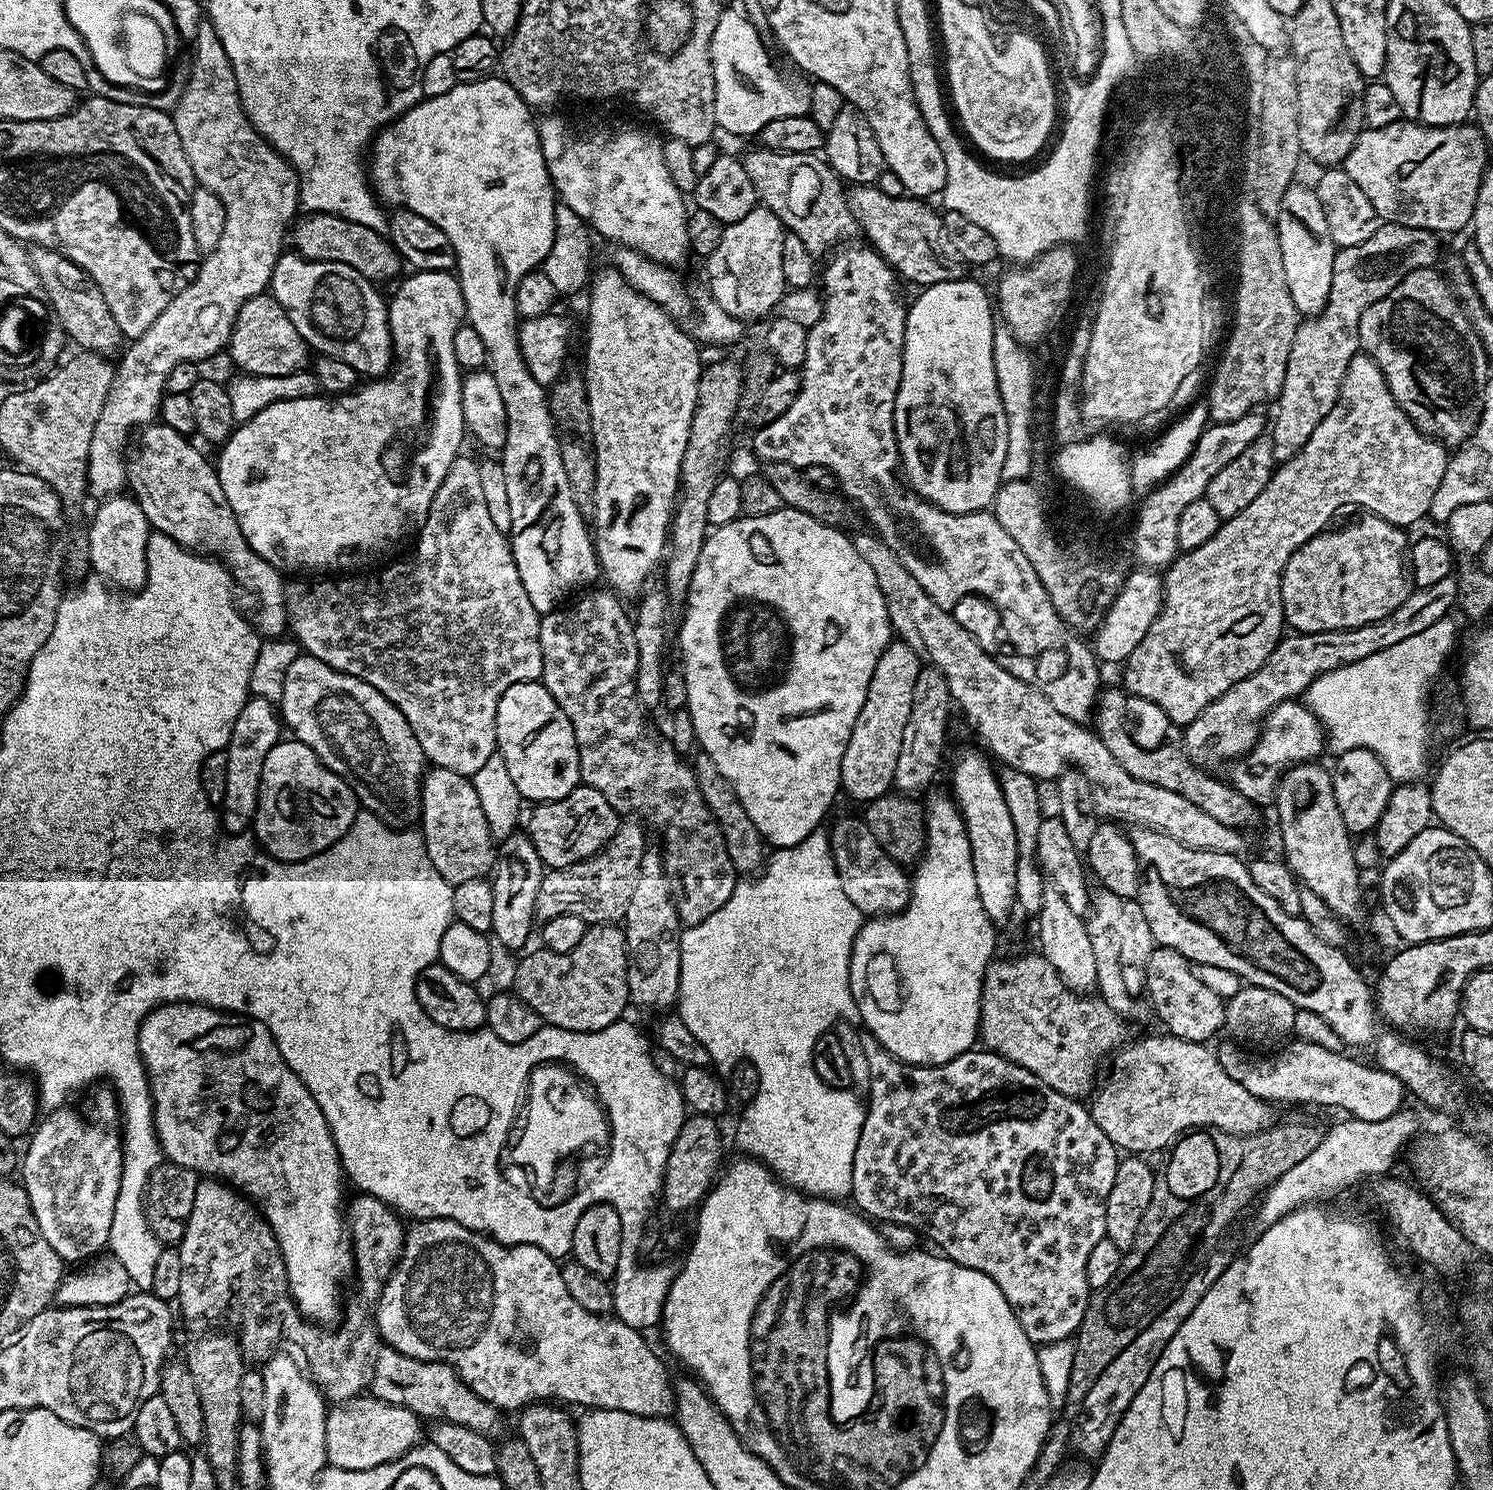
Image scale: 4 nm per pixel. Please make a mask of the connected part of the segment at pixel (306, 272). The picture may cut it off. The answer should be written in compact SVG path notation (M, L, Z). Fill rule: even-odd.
M282 254L274 266L270 293L281 304L309 349L333 356L364 378L379 378L393 363L388 305L373 281L342 262L306 260Z

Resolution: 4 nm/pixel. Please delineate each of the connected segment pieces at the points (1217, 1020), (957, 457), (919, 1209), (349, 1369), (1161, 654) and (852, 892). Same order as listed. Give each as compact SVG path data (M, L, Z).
M1156 946L1142 968L1144 984L1148 987L1148 1000L1156 1016L1165 1024L1167 1035L1197 1042L1211 1041L1216 1031L1224 1028L1225 1001L1214 990L1202 986L1196 968L1178 950Z
M967 278L944 280L941 284L929 284L921 292L924 293L913 304L909 303L906 308L908 317L906 318L906 330L904 331L902 378L894 402L894 426L896 427L896 441L900 451L902 476L908 487L918 493L923 500L929 500L931 504L946 510L950 514L982 512L993 507L996 492L1004 480L1002 466L1006 462L1006 442L1008 441L1006 410L1002 406L1002 398L998 394L998 378L994 370L994 342L992 341L994 304L990 299L989 289L987 292L978 281L967 280Z
M871 1034L862 1035L862 1050L866 1050L870 1078L866 1089L864 1125L854 1150L851 1203L873 1221L905 1224L921 1237L929 1236L949 1260L986 1274L986 1278L990 1278L998 1290L1002 1290L1006 1302L1010 1302L1016 1311L1018 1322L1032 1344L1043 1346L1059 1340L1072 1340L1080 1331L1080 1323L1088 1309L1090 1289L1086 1282L1086 1262L1095 1244L1106 1238L1106 1198L1110 1198L1110 1186L1114 1186L1118 1163L1118 1149L1110 1142L1110 1138L1106 1138L1106 1134L1102 1134L1102 1130L1098 1130L1091 1111L1085 1105L1083 1108L1079 1099L1055 1092L1033 1072L1002 1058L997 1052L969 1050L944 1064L907 1064L905 1060L890 1054L890 1050L882 1047Z
M201 1179L194 1190L194 1206L186 1222L184 1237L178 1245L182 1258L182 1290L178 1297L180 1312L188 1320L229 1320L230 1323L236 1324L235 1331L238 1333L240 1348L249 1361L267 1360L282 1338L292 1342L312 1360L310 1375L331 1403L352 1400L371 1385L376 1370L377 1352L382 1341L376 1329L374 1313L384 1283L390 1278L392 1269L396 1267L404 1249L406 1224L403 1222L405 1223L389 1205L383 1204L376 1196L356 1194L356 1197L350 1200L346 1208L346 1227L352 1238L354 1280L357 1280L357 1289L352 1298L345 1301L342 1321L336 1327L329 1328L306 1320L297 1310L289 1290L285 1260L280 1257L276 1235L272 1233L272 1227L257 1211L251 1199L245 1198L222 1180Z
M1357 354L1350 362L1350 366L1346 366L1346 378L1342 378L1340 397L1337 398L1330 414L1326 414L1326 418L1322 418L1322 422L1318 422L1314 434L1310 434L1310 442L1306 442L1306 446L1302 446L1302 450L1298 454L1294 454L1294 458L1283 461L1277 467L1270 482L1266 482L1266 490L1262 490L1262 494L1258 494L1258 498L1254 498L1254 502L1250 502L1250 506L1246 506L1246 510L1242 510L1242 514L1227 517L1214 534L1214 538L1210 538L1210 542L1202 542L1202 546L1198 546L1194 550L1181 552L1176 561L1163 573L1164 599L1160 615L1156 617L1153 625L1142 638L1142 642L1138 643L1134 652L1123 662L1123 687L1133 696L1146 698L1146 702L1154 702L1154 706L1161 708L1175 724L1187 726L1190 722L1194 722L1194 718L1198 718L1198 714L1202 714L1206 705L1217 700L1222 694L1226 694L1226 690L1230 690L1230 686L1242 682L1242 678L1259 670L1285 635L1286 621L1280 579L1284 573L1286 562L1290 562L1294 550L1298 550L1306 542L1310 542L1310 538L1314 538L1319 532L1325 531L1333 523L1333 521L1331 522L1332 515L1339 508L1346 507L1347 504L1357 504L1357 509L1373 512L1374 515L1380 516L1386 522L1396 524L1402 529L1407 529L1408 524L1416 524L1420 519L1425 519L1430 510L1430 502L1434 502L1434 494L1438 490L1438 486L1442 486L1442 474L1446 474L1449 459L1449 449L1441 441L1433 440L1425 432L1417 430L1412 419L1401 410L1398 402L1394 402L1394 394L1390 394L1390 390L1386 386L1386 378L1382 374L1382 370L1378 370L1375 362L1369 356Z
M848 816L830 828L832 841L832 857L838 870L838 878L842 882L842 890L846 890L846 898L854 902L861 917L890 916L908 904L912 896L912 881L909 873L900 864L892 860L878 844L863 819Z

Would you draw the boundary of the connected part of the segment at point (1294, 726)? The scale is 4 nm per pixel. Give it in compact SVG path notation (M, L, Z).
M1299 699L1282 702L1264 718L1260 739L1247 756L1231 765L1230 782L1250 802L1258 806L1271 805L1276 798L1276 788L1280 778L1293 764L1306 764L1317 759L1316 756L1326 748L1326 733L1320 720L1307 705Z

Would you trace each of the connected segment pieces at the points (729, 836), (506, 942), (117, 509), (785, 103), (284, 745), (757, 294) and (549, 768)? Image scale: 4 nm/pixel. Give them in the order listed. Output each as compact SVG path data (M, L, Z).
M697 751L696 760L694 759L698 790L702 790L702 798L706 798L706 806L715 818L716 825L720 827L722 842L726 842L726 854L730 854L730 862L737 873L759 873L766 863L764 835L760 833L758 826L754 826L754 822L750 822L750 814L746 814L746 806L742 806L736 788L728 781L726 774L722 774L719 759L711 751L703 751Z
M516 830L501 839L496 850L494 871L490 876L494 890L494 922L491 935L496 944L498 942L504 948L520 948L531 936L533 939L534 925L537 923L538 886L542 886L545 871L546 866L527 833Z
M128 494L105 496L99 501L92 525L88 528L88 560L100 576L105 576L112 584L127 590L144 587L148 577L146 546L150 535L150 525L142 506Z
M721 11L710 42L717 129L732 136L755 137L774 119L809 115L808 92L804 88L795 88L772 65L772 56L764 45L765 37L748 21L743 11L735 11Z
M284 738L262 762L260 797L254 821L255 839L275 860L305 860L338 842L356 821L358 801L352 787L334 774L298 739Z
M763 206L725 227L718 250L706 257L706 264L711 299L716 300L726 314L748 322L751 316L764 316L779 305L786 291L782 278L782 238L785 231L781 220Z
M531 680L525 684L515 684L506 690L506 694L502 694L496 715L496 746L525 801L561 800L575 788L581 787L580 751L574 738L574 726L558 702L554 702L554 698L545 690L543 683Z

